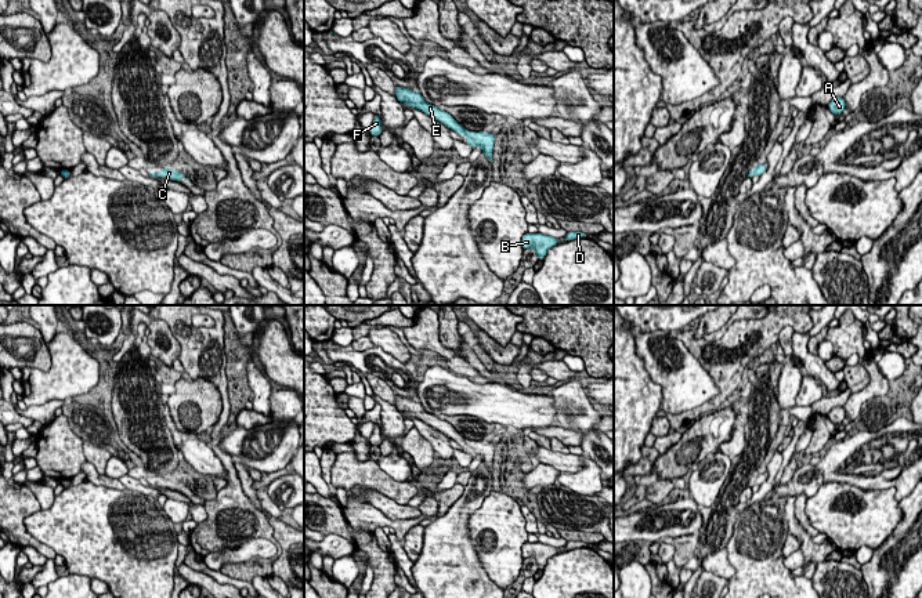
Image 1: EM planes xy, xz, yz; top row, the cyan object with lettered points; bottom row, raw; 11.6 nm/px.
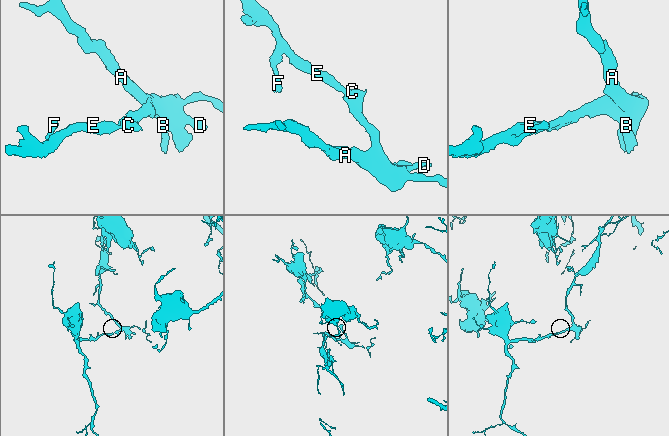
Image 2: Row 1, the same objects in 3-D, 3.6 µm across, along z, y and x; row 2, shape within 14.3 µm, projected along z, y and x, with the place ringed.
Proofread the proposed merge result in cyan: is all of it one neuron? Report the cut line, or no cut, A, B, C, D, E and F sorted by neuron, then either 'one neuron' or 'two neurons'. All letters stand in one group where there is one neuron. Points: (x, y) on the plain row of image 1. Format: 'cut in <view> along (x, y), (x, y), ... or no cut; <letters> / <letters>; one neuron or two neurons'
no cut; A B C D E F; one neuron

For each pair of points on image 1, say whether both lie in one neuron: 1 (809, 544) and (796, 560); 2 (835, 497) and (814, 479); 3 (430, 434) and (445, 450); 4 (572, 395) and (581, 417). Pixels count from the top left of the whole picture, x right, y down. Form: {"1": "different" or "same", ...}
{"1": "different", "2": "different", "3": "same", "4": "same"}

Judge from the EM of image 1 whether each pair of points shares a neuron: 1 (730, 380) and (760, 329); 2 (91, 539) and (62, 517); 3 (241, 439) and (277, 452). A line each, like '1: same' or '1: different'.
1: same
2: same
3: same

